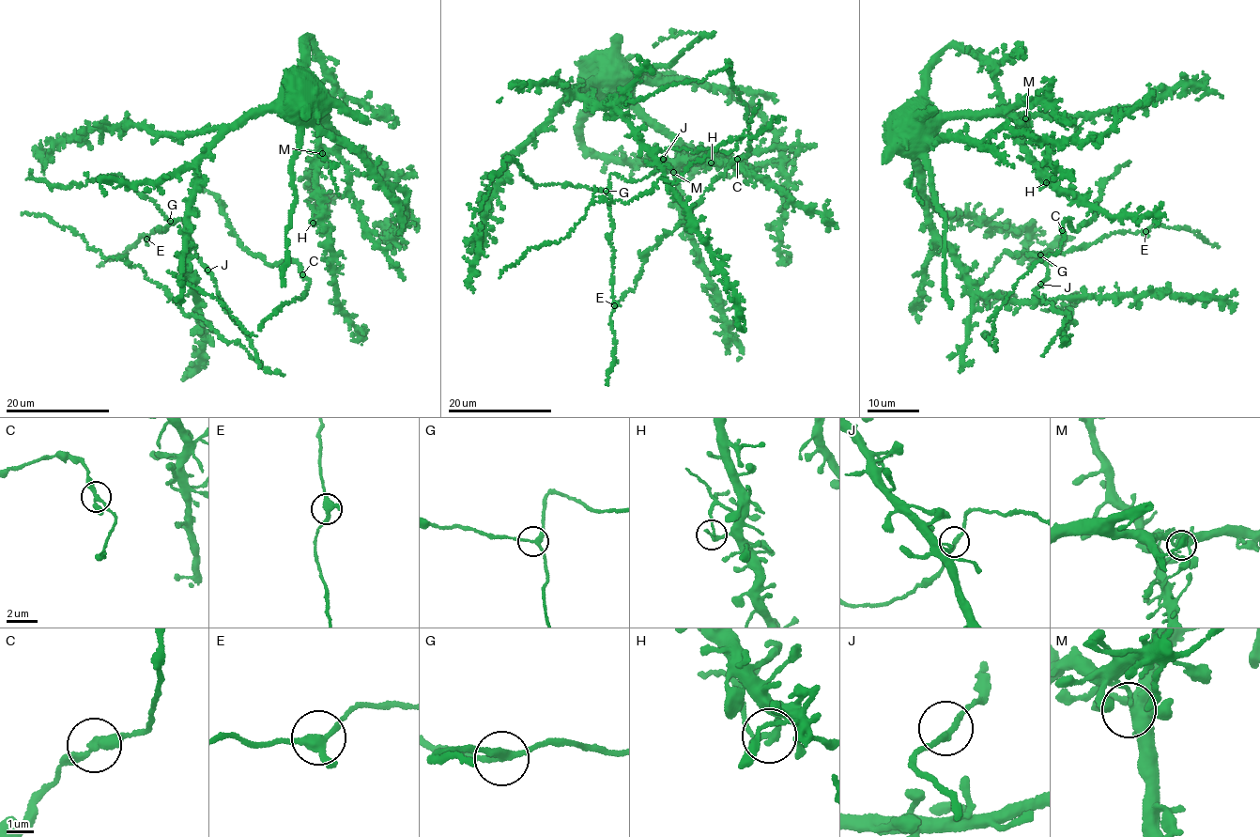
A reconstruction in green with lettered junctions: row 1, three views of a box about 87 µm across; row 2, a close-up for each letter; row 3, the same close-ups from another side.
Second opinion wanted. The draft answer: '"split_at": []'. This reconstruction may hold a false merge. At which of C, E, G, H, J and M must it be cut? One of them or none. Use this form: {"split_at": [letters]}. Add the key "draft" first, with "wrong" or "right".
{"draft": "right", "split_at": []}

